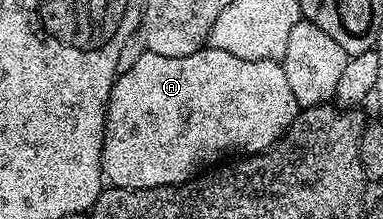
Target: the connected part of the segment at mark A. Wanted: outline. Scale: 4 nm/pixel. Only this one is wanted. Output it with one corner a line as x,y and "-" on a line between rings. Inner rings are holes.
209,46
201,48
196,54
188,54
184,58
168,58
147,51
143,51
141,55
136,57
130,65
127,63
117,73
110,91
110,101
106,107
106,137
102,147
102,175
115,188
155,188
165,184
184,184
187,180
193,180
203,170
209,169
215,162
221,161
225,157
222,156
225,152
238,152
234,154
266,152
284,135
288,126
292,126
292,122
300,111
300,106
296,102
296,94
292,94
292,89
288,86
288,74
284,74
279,61
241,60
236,58
236,54
228,54
228,50

